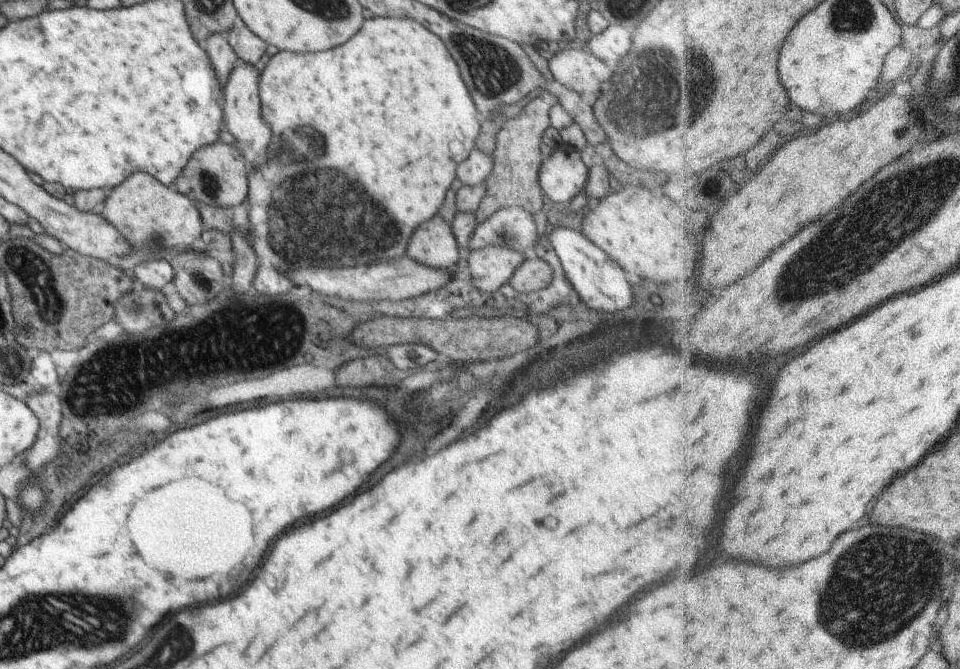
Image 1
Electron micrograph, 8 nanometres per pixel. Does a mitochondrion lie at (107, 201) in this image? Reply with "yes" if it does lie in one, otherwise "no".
no

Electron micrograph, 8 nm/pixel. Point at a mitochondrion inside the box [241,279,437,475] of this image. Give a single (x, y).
(282, 319)

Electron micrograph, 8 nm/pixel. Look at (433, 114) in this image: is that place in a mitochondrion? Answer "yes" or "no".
no

